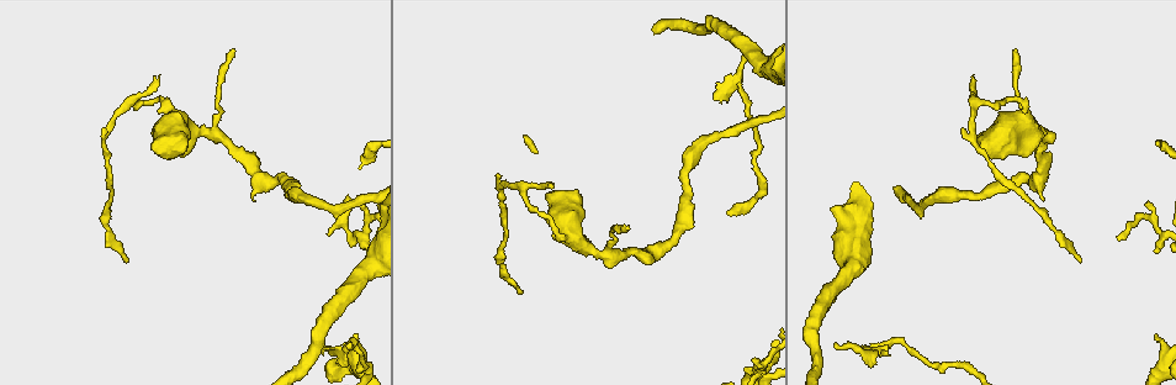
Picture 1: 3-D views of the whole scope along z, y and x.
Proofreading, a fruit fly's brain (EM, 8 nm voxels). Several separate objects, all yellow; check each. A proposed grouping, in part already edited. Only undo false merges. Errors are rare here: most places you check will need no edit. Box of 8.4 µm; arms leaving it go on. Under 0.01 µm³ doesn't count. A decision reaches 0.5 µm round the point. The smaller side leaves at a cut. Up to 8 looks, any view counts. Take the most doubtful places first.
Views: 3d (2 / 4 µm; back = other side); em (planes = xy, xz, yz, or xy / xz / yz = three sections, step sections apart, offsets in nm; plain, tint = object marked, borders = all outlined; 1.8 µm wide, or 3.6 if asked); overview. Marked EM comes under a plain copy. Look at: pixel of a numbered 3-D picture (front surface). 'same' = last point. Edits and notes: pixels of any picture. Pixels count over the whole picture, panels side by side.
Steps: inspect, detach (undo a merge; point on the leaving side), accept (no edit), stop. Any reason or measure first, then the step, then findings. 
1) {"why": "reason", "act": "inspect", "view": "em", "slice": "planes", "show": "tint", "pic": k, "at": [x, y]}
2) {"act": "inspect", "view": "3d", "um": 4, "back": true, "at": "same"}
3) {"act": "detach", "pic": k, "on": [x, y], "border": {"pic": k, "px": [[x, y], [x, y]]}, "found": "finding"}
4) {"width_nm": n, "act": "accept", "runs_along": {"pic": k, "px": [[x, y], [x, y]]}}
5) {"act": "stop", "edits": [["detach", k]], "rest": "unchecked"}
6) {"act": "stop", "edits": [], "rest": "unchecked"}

{"why": "abrupt turn", "act": "inspect", "view": "3d", "um": 4, "back": true, "pic": 1, "at": [741, 89]}

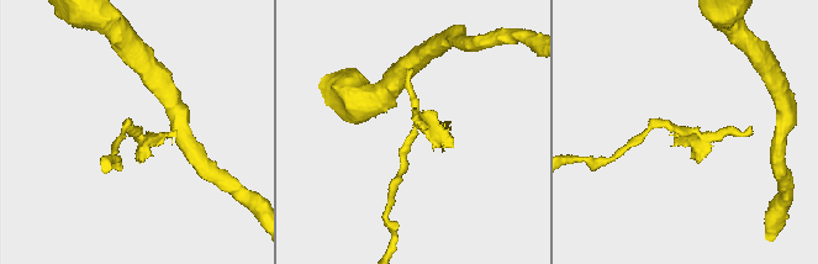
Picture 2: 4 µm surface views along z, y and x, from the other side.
{"act": "inspect", "view": "em", "slice": "xy", "step": 16, "show": "tint", "pic": 2, "at": [415, 131]}

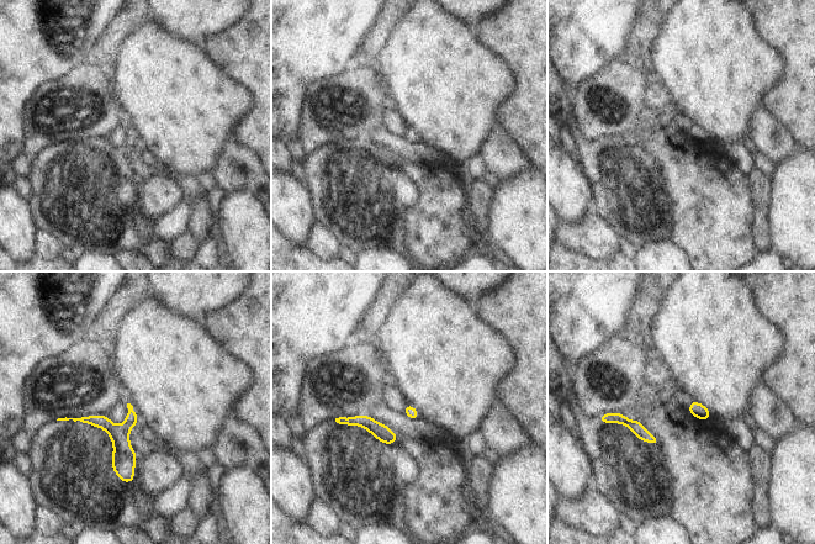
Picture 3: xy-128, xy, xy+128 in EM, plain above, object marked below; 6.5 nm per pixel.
{"why": "cut it another way", "act": "inspect", "view": "em", "slice": "planes", "show": "tint", "at": "same"}

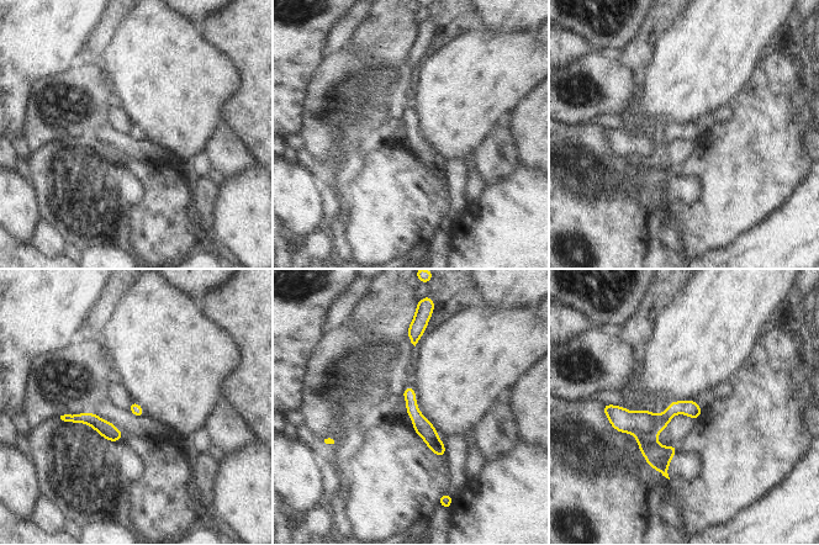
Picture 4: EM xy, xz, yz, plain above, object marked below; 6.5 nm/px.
{"width_nm": 80, "act": "detach", "pic": 4, "on": [658, 458], "part_leaving": {"pic": 4, "px": [[67, 417], [90, 418], [119, 435]]}, "found": "two neurons meet here"}

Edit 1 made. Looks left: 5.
{"act": "inspect", "view": "overview"}

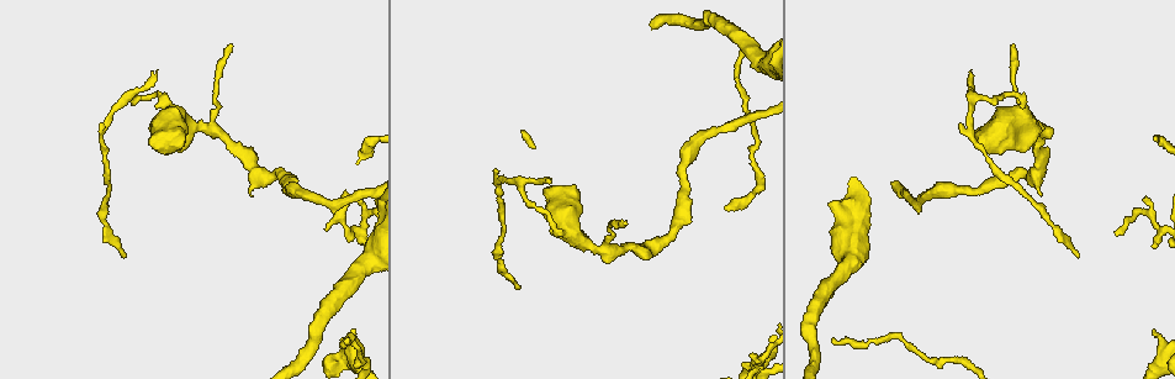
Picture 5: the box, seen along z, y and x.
{"why": "a fork", "act": "inspect", "view": "em", "slice": "xz", "step": 16, "show": "tint", "pic": 5, "at": [607, 247]}

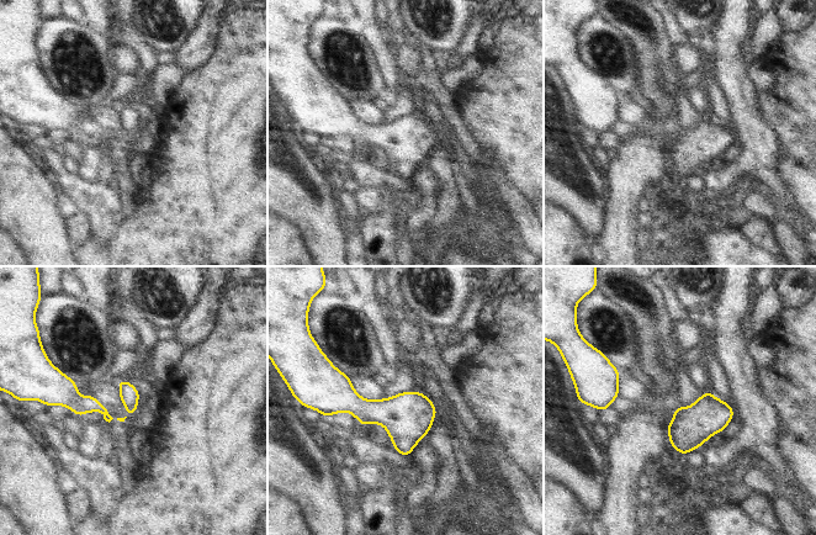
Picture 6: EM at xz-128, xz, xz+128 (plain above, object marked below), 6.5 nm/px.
{"act": "accept", "found": "all the same neuron"}

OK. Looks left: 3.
{"why": "branch point", "act": "inspect", "view": "3d", "um": 4, "pic": 5, "at": [125, 98]}

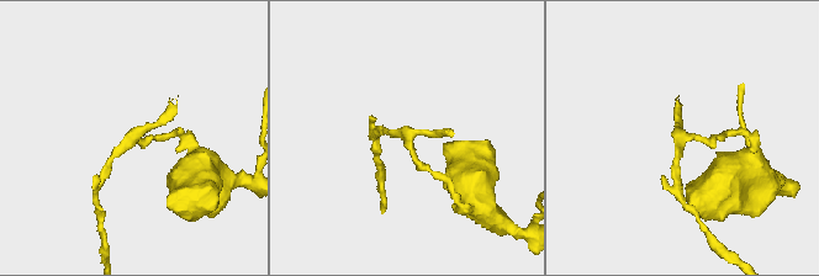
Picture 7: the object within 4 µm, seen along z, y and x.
{"why": "need the tissue", "act": "inspect", "view": "em", "slice": "planes", "show": "tint", "pic": 7, "at": [692, 136]}

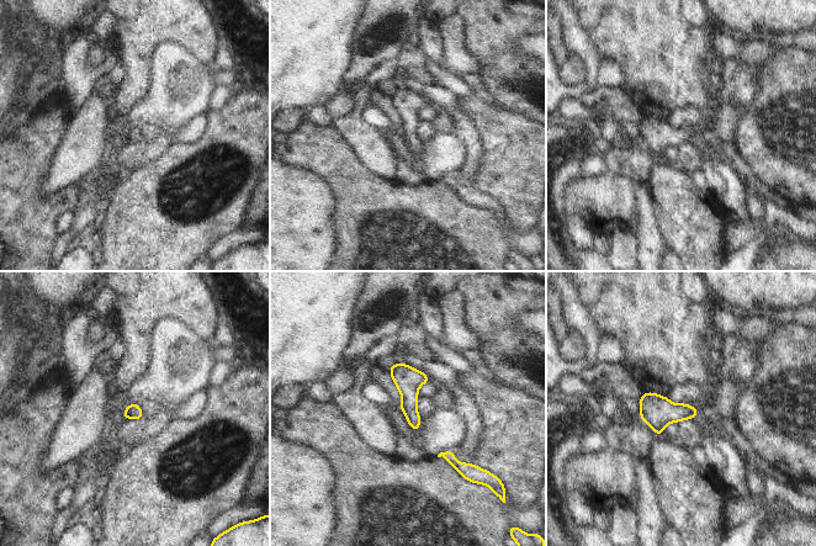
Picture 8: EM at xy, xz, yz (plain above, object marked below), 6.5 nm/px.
{"act": "accept", "found": "one neuron here"}

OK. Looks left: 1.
{"act": "stop", "edits": [["detach", 4]], "rest": "unchecked"}

